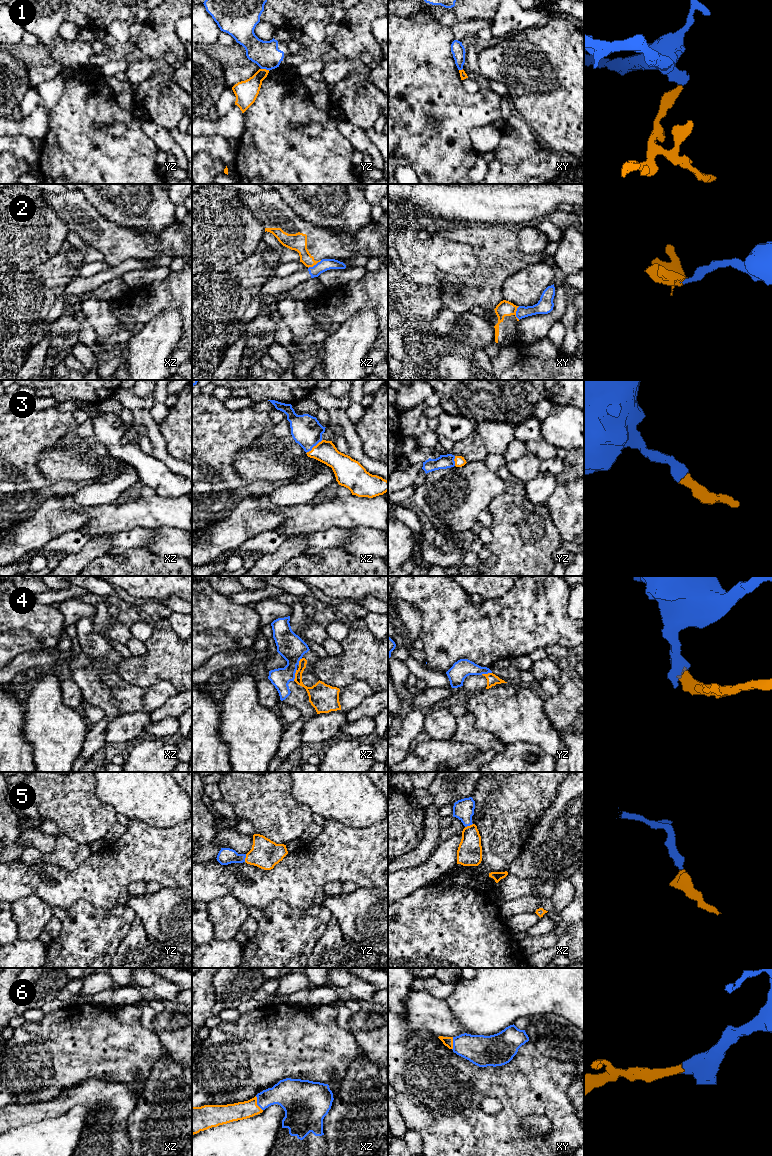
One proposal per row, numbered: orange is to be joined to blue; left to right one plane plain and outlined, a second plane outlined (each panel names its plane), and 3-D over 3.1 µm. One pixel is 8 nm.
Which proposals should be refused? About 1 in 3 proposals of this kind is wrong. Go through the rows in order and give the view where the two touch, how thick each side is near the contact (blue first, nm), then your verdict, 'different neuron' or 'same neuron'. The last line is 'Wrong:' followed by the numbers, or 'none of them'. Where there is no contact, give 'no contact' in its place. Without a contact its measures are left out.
1: contact in yz; calibres 220 and 190 nm; different neuron
2: contact in xy; calibres 130 and 130 nm; different neuron
3: contact in xz; calibres 240 and 180 nm; same neuron
4: contact in xz; calibres 220 and 160 nm; different neuron
5: contact in yz; calibres 130 and 240 nm; same neuron
6: contact in xz; calibres 220 and 150 nm; same neuron
Wrong: 1, 2, 4

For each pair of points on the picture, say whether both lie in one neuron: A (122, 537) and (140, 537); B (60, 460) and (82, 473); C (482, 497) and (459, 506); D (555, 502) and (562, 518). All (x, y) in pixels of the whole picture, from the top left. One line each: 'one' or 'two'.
A: one
B: one
C: one
D: one

